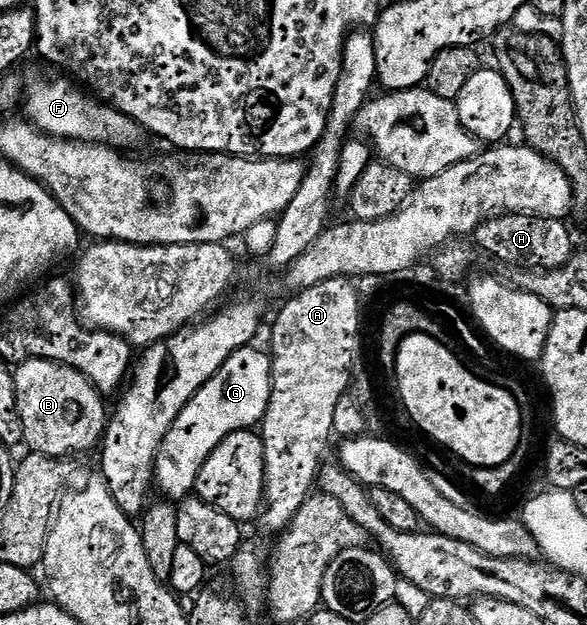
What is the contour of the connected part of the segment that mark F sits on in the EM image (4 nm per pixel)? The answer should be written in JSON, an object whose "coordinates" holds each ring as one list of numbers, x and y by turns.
{"coordinates":[[73,81,70,82,38,82,31,90,29,87,24,98,24,111,26,110,27,114,25,117,37,130,50,135,51,138,101,144,111,148,134,146,144,137,142,127,133,122,127,114,121,114,109,104,103,104,97,97,91,96]]}

